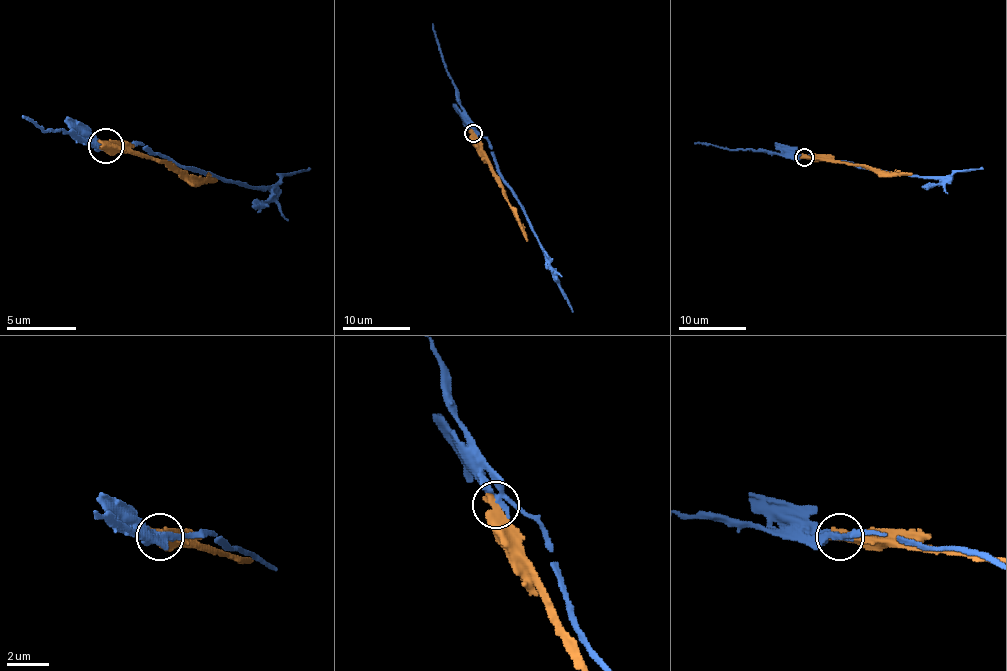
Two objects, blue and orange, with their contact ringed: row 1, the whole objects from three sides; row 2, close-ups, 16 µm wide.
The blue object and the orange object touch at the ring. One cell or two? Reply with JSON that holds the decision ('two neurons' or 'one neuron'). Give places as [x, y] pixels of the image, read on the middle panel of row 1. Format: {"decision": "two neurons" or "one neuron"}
{"decision": "two neurons"}

